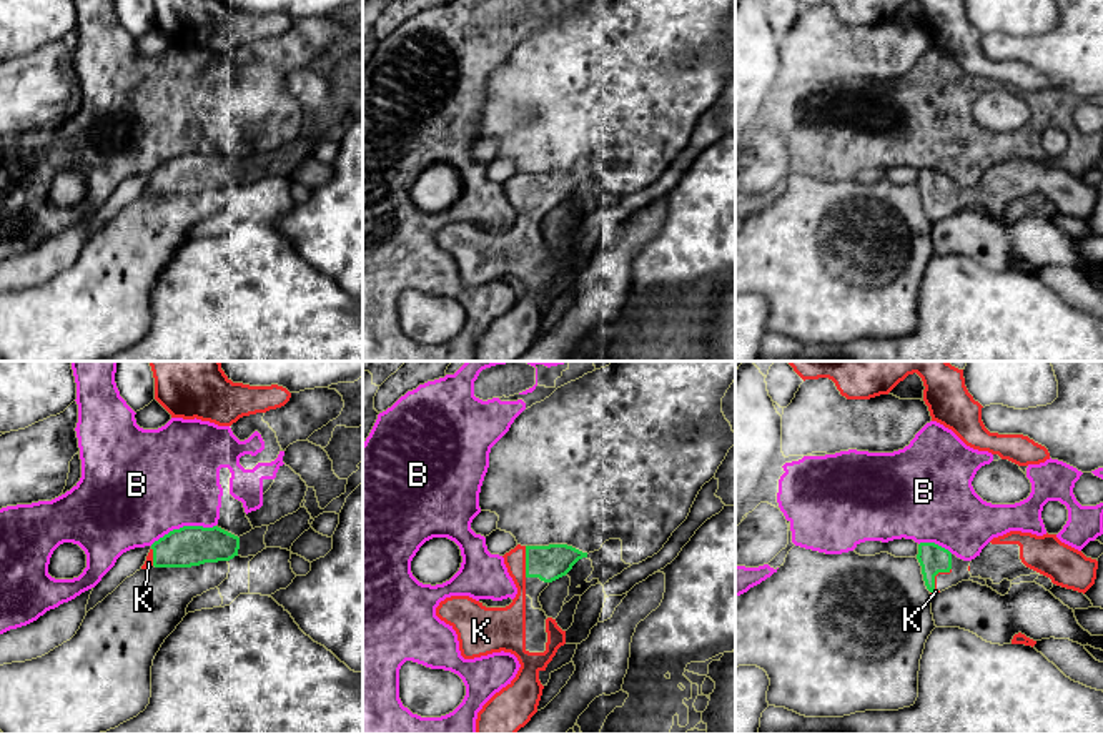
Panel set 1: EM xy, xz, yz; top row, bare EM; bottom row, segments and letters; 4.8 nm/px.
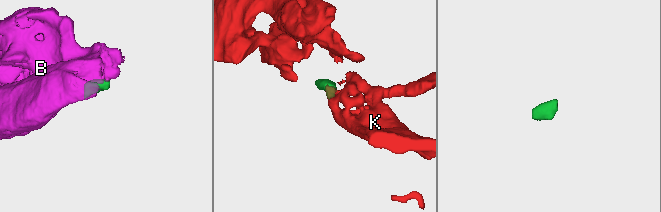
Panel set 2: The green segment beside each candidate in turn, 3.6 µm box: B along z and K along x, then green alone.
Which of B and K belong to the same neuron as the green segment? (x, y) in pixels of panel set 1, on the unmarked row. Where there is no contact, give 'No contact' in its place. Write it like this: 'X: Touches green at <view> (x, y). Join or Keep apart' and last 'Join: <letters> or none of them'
B: Touches green at xy (183, 153). Keep apart
K: Touches green at xz (526, 188). Join
Join: K

